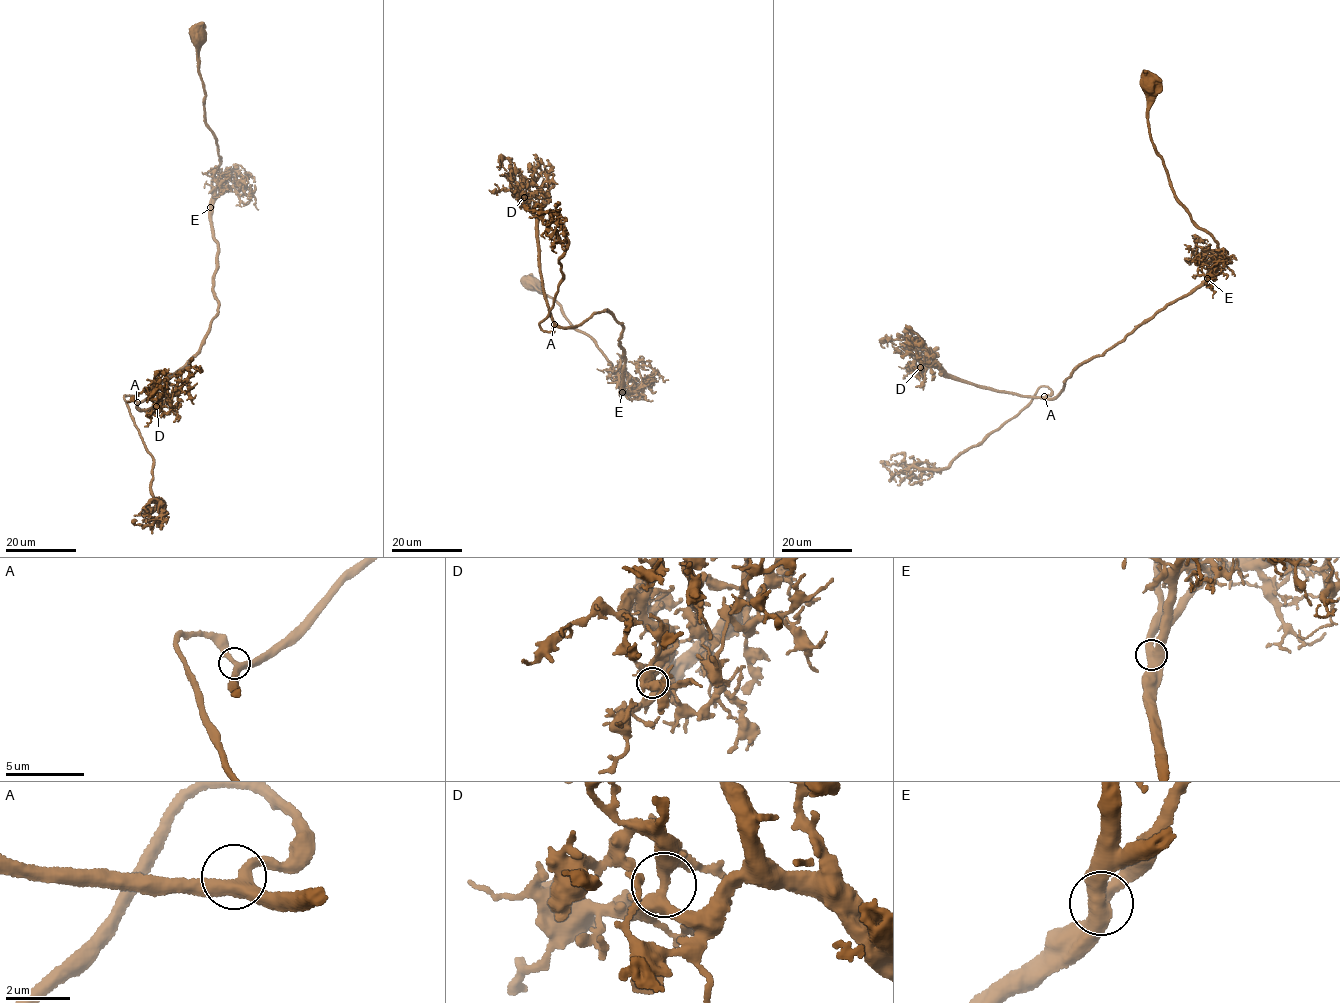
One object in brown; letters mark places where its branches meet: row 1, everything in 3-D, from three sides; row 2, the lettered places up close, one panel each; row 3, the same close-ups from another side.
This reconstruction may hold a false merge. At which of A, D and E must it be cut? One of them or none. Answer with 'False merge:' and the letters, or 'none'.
False merge: none

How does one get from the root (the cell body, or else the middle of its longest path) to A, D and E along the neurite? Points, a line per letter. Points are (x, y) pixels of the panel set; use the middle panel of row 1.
A: (529, 284), (550, 297), (570, 323), (595, 343), (624, 395), (622, 324), (604, 310), (570, 328), (554, 324)
D: (529, 284), (595, 343), (624, 395), (623, 326), (604, 310), (570, 328), (555, 323), (534, 216), (524, 197)
E: (529, 284), (550, 297), (570, 323), (595, 343), (615, 372), (621, 397), (622, 392)

